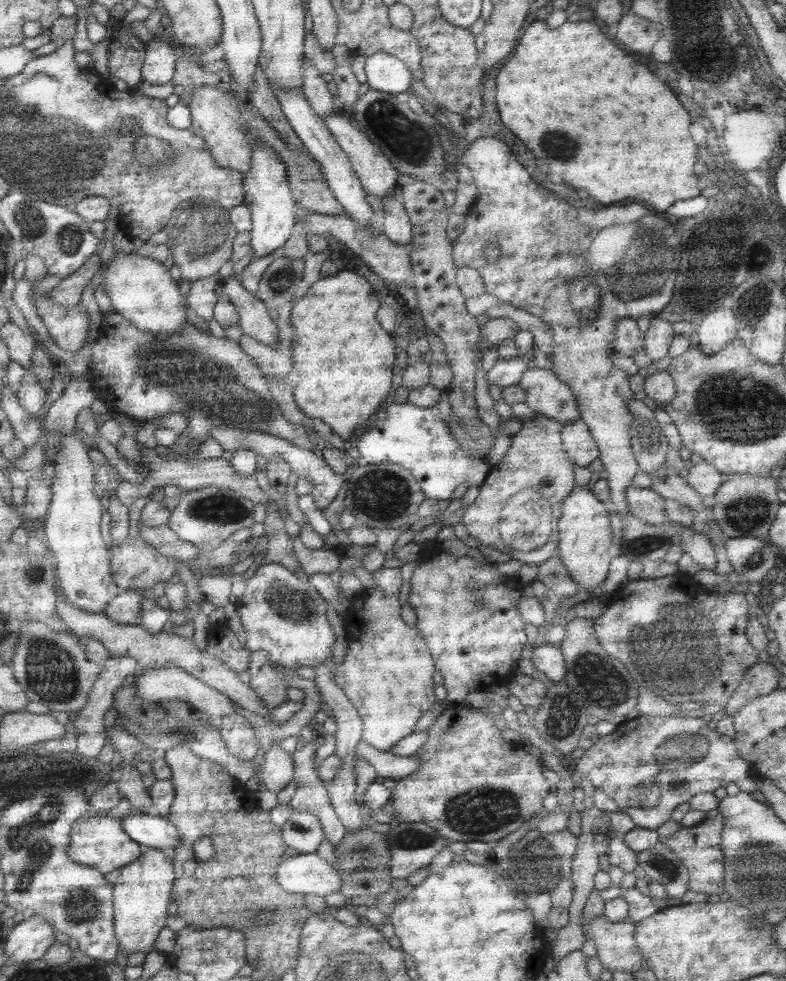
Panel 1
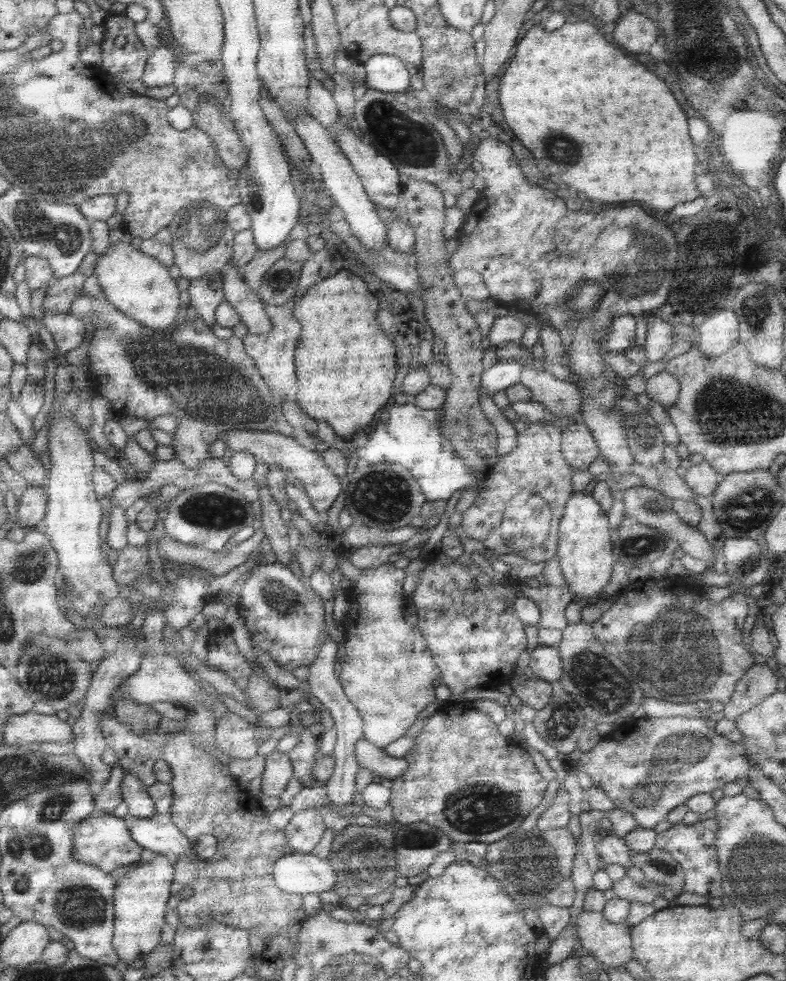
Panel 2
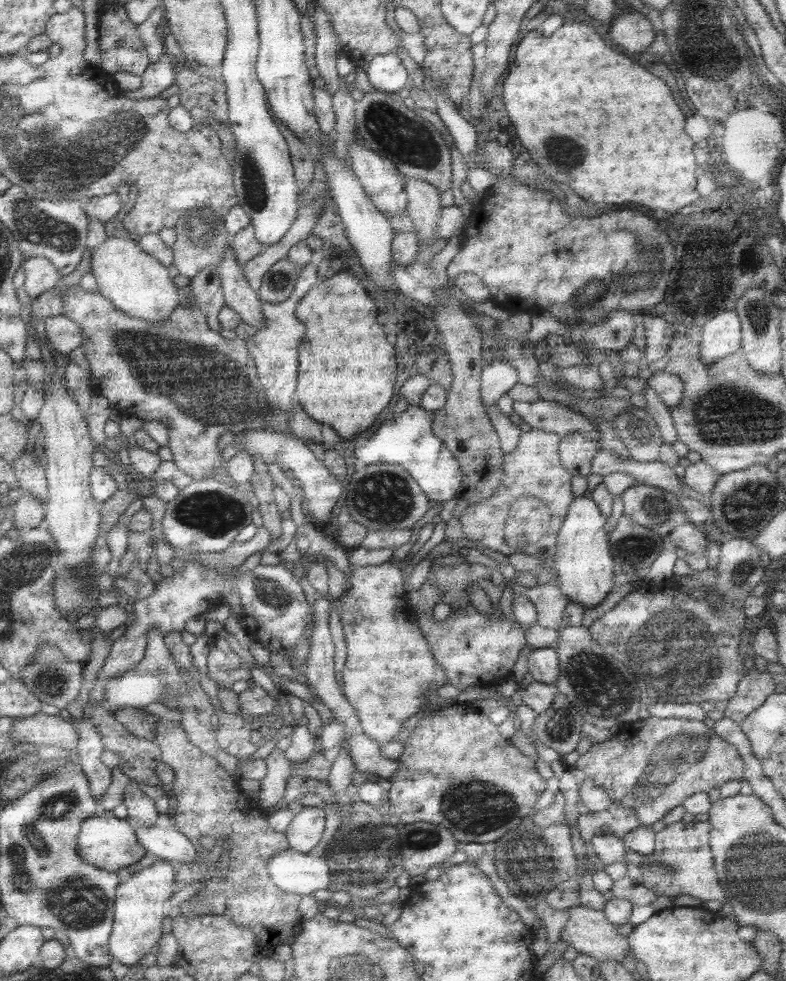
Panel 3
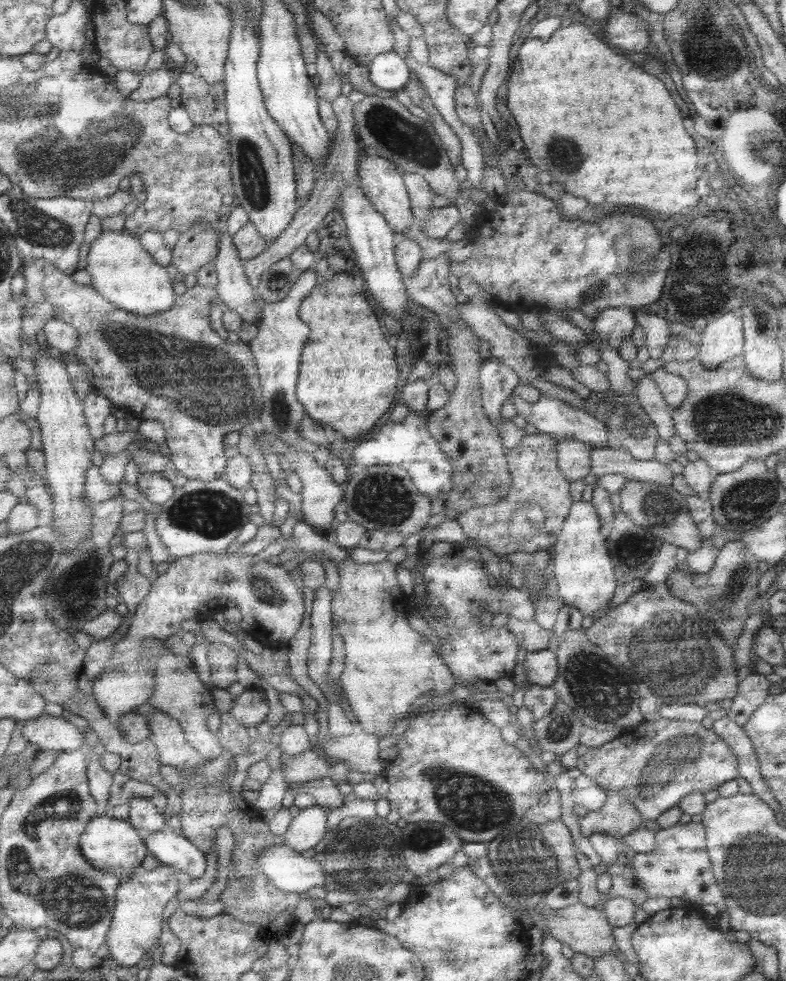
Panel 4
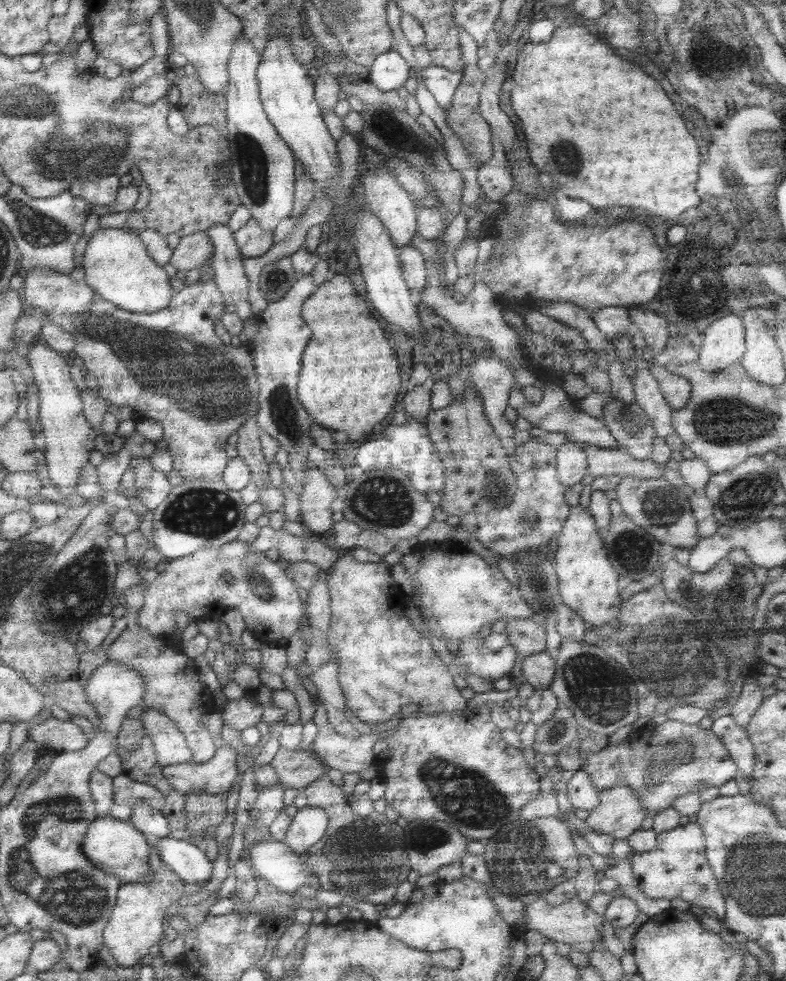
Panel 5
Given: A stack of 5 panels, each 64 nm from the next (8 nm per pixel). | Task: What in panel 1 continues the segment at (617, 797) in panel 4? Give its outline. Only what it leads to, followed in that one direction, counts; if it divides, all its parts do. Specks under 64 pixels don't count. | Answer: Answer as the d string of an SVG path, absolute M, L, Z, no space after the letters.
M581 808L581 836L577 836L577 848L575 848L575 856L573 856L573 860L571 860L571 876L569 876L569 880L573 882L573 900L571 900L571 904L569 904L569 908L567 908L567 912L569 912L569 922L567 922L567 926L565 928L561 928L561 930L557 930L557 936L555 936L555 942L553 942L553 946L551 946L551 958L557 962L557 960L561 960L565 954L569 954L569 952L573 952L573 950L581 950L581 944L585 942L585 934L583 934L583 908L585 908L585 902L587 902L587 898L593 894L593 880L595 880L595 874L597 872L601 872L599 870L599 864L591 858L591 830L593 830L593 820L595 818L605 818L605 816L609 816L609 828L615 832L615 834L627 834L627 832L631 832L633 828L635 828L635 824L633 824L633 820L627 816L627 814L603 814L603 812L599 812L597 808Z

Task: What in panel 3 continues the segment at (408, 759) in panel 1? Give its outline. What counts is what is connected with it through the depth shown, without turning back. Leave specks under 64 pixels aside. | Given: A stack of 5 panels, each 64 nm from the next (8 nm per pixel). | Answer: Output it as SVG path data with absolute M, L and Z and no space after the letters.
M363 732L351 736L347 742L345 742L345 750L355 766L355 770L359 774L373 774L375 778L383 778L383 780L389 780L397 768L399 768L399 760L387 760L381 756L381 748L363 736Z

